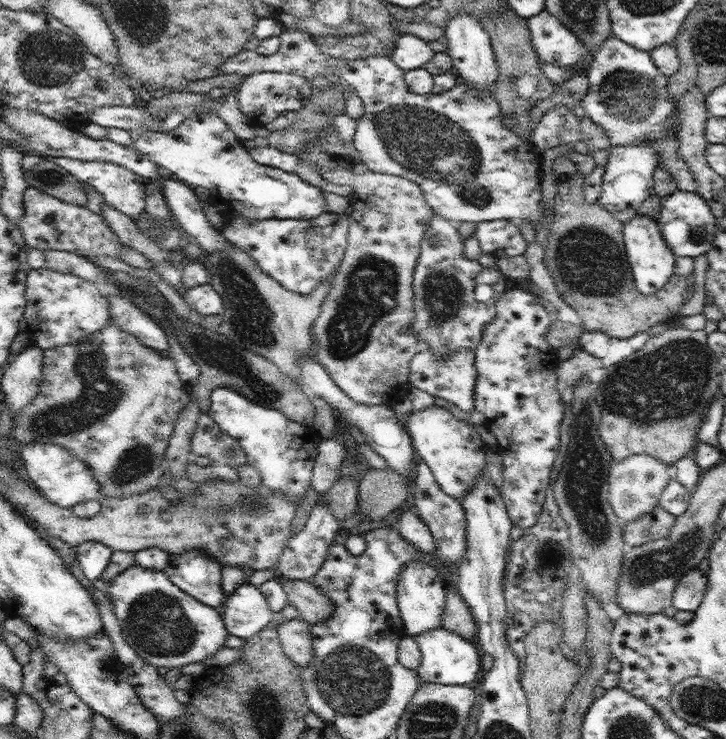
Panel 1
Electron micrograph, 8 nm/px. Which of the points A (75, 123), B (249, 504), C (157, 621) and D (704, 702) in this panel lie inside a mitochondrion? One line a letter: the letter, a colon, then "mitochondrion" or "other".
A: other
B: mitochondrion
C: mitochondrion
D: mitochondrion

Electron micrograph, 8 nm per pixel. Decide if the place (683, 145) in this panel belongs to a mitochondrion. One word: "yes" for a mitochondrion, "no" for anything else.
no

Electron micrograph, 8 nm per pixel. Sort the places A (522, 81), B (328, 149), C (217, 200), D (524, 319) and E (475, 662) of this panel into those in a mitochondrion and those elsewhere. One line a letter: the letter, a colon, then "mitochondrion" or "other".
A: other
B: other
C: other
D: other
E: other

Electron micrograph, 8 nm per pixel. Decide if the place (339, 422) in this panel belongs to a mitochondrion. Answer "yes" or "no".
no

